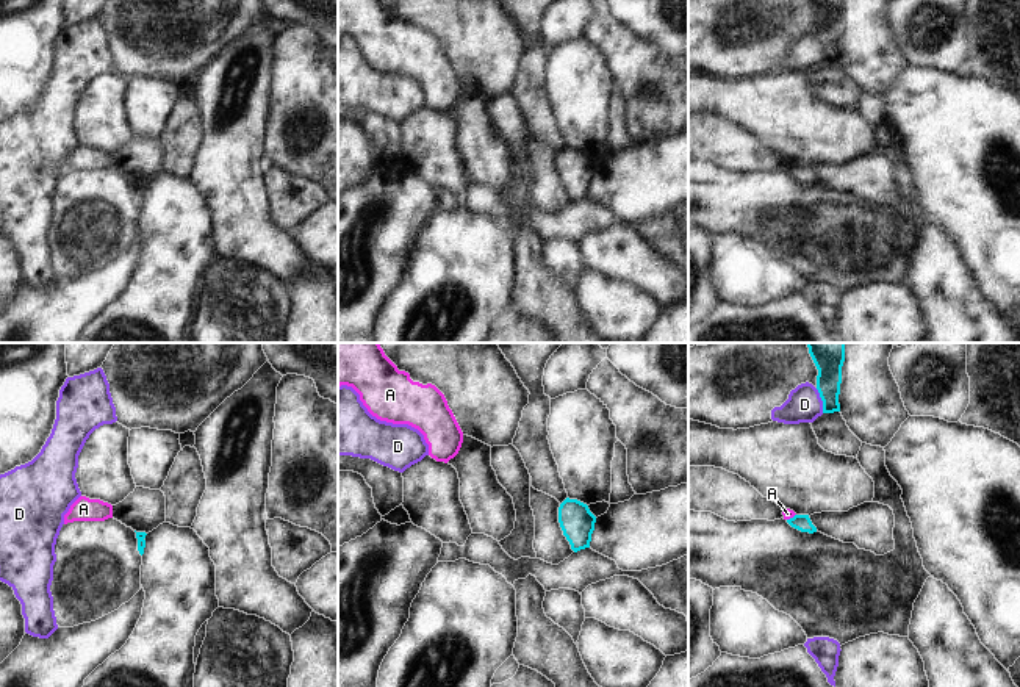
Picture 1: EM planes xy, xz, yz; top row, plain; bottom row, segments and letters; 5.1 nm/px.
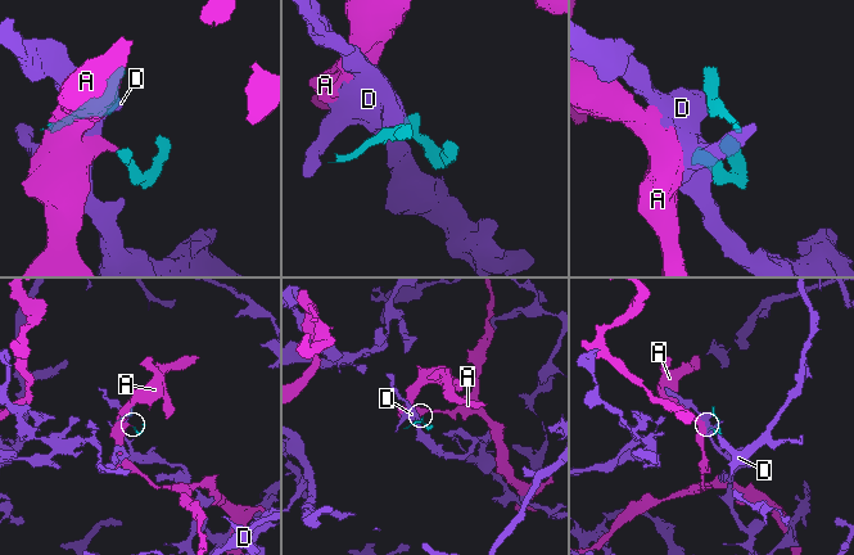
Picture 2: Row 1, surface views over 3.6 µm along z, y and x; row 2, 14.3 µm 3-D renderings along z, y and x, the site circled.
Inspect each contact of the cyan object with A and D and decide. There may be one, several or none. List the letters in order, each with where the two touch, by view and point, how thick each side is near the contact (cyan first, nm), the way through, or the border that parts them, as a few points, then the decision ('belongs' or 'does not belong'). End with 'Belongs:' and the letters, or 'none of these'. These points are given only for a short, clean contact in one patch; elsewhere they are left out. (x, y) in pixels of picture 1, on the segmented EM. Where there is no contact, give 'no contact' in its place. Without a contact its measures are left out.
A: contact yz (790, 518); calibres 90 and 50 nm; border yz (795, 514), (787, 520); does not belong
D: contact yz (822, 399); calibres 180 and 180 nm; border yz (815, 388), (823, 412); does not belong
Belongs: none of these

